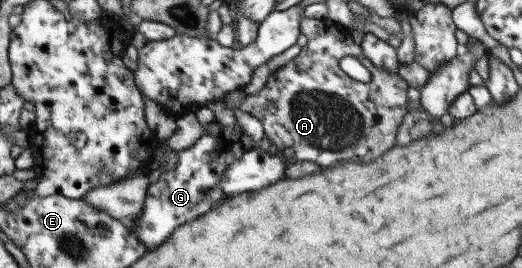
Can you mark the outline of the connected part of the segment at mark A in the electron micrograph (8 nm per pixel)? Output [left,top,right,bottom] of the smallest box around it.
[239,17,409,167]

